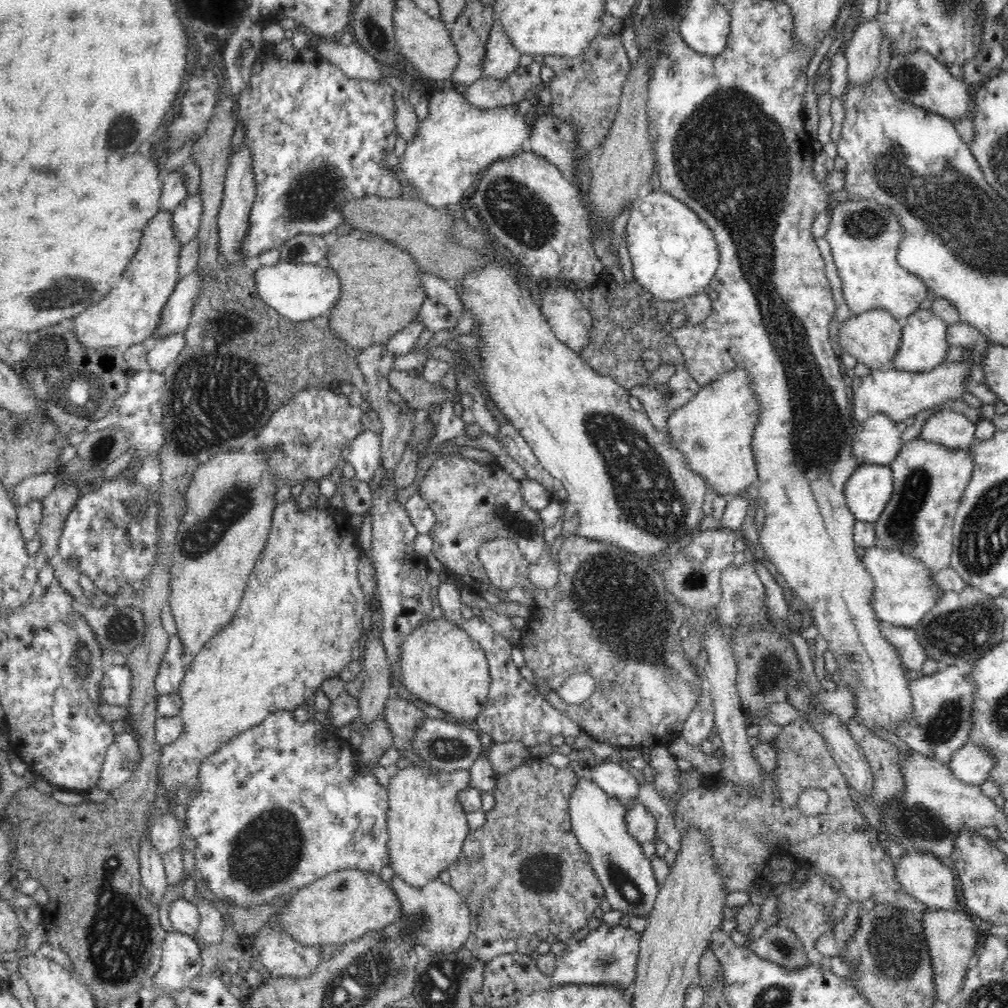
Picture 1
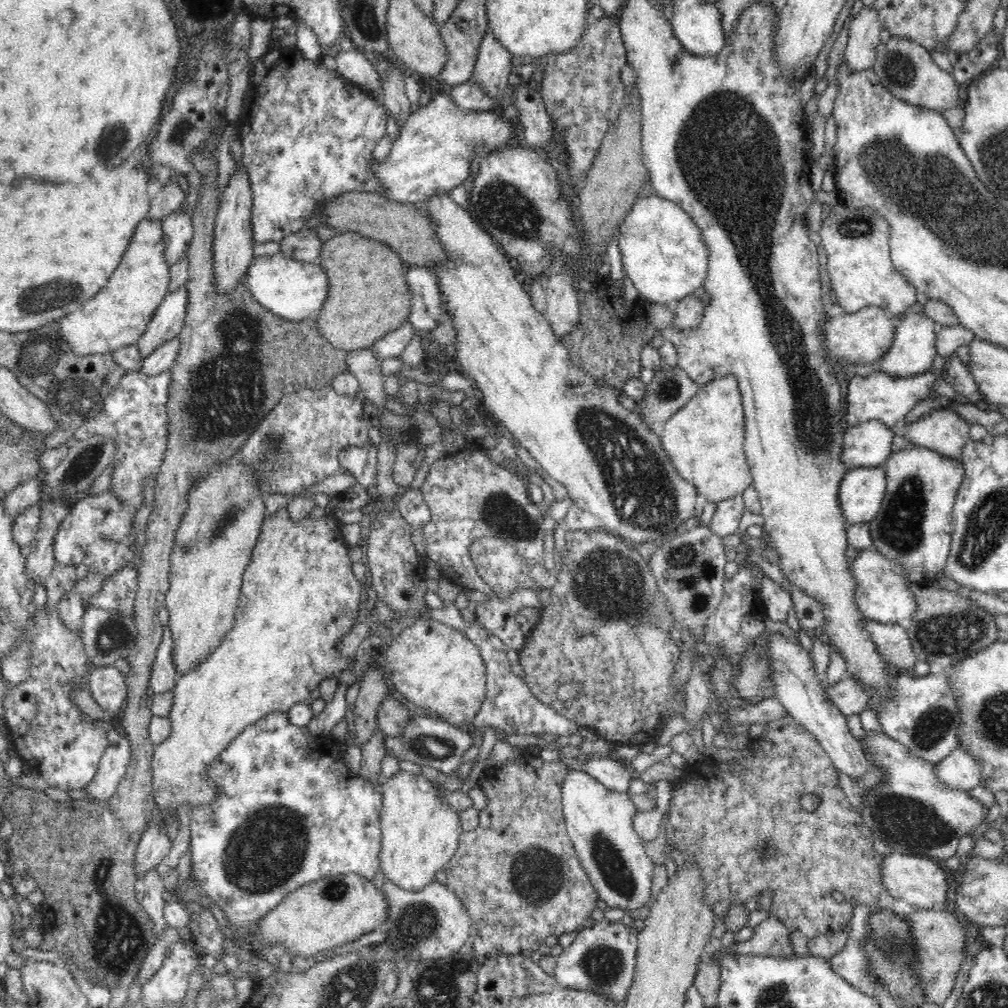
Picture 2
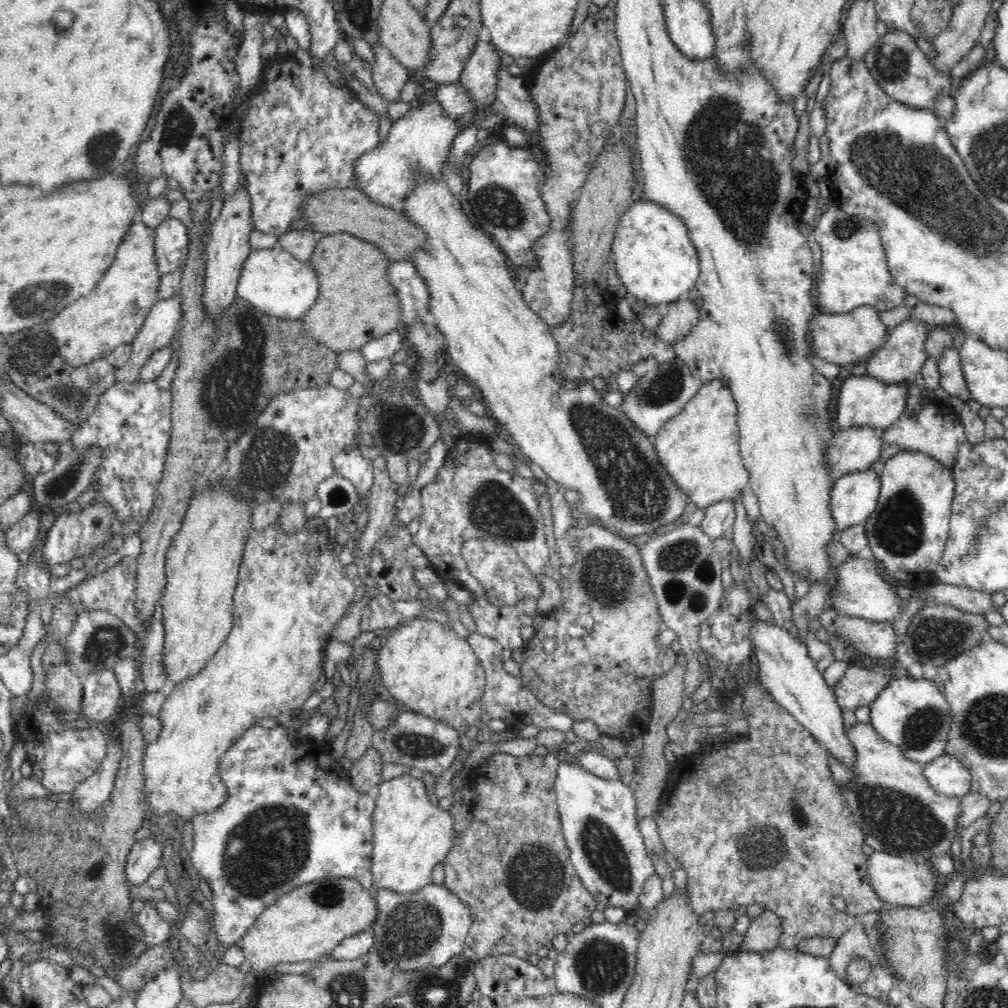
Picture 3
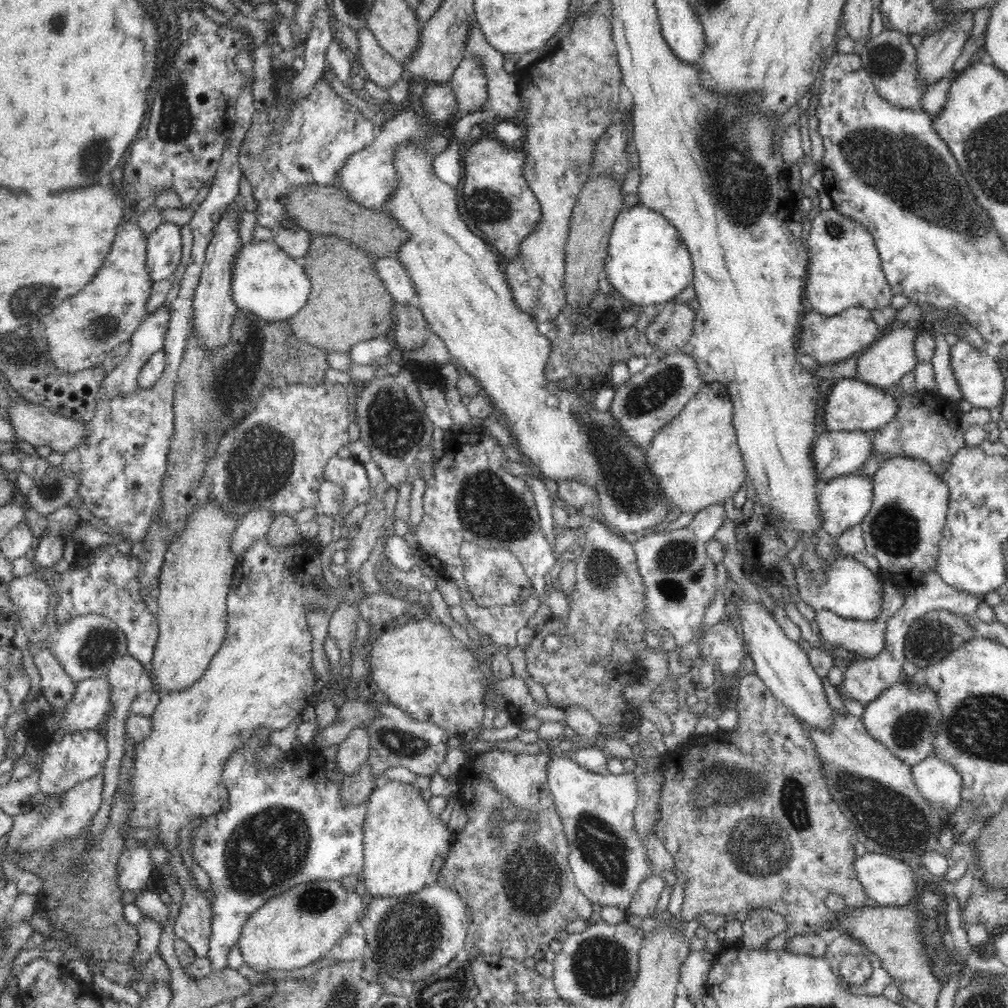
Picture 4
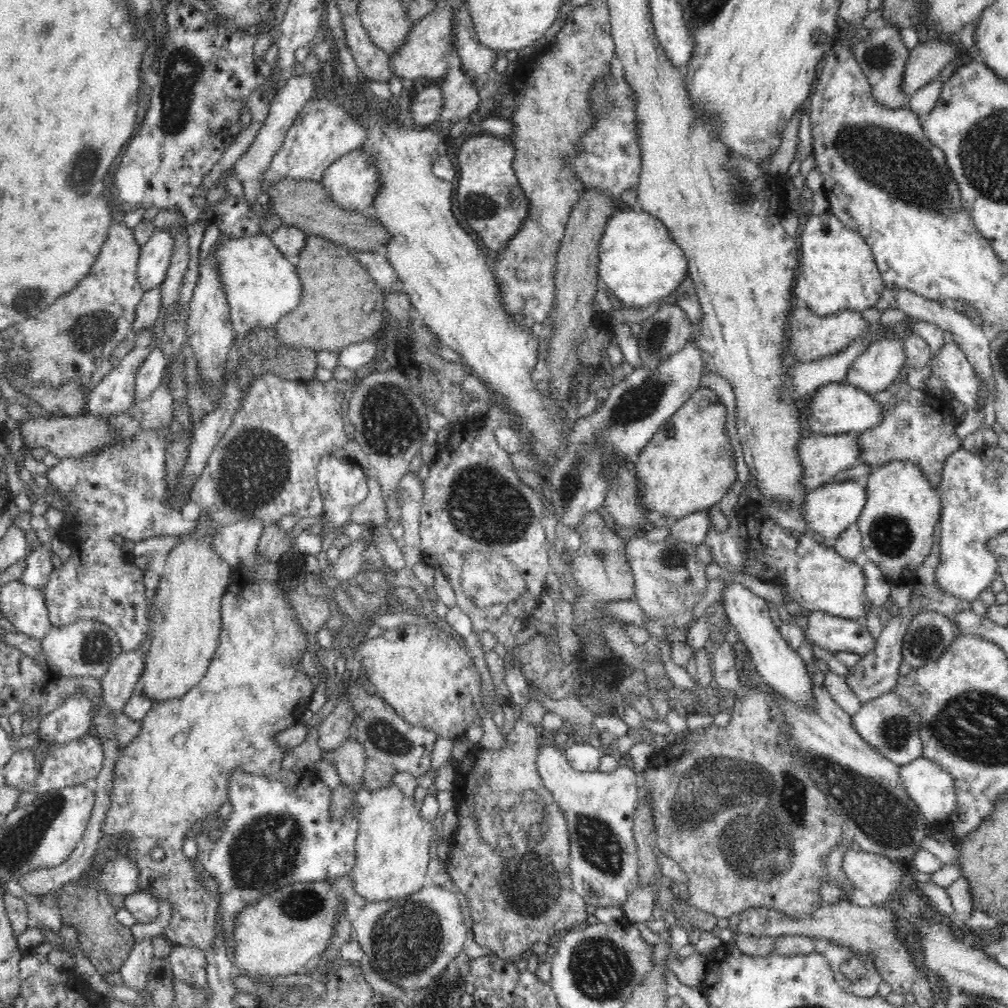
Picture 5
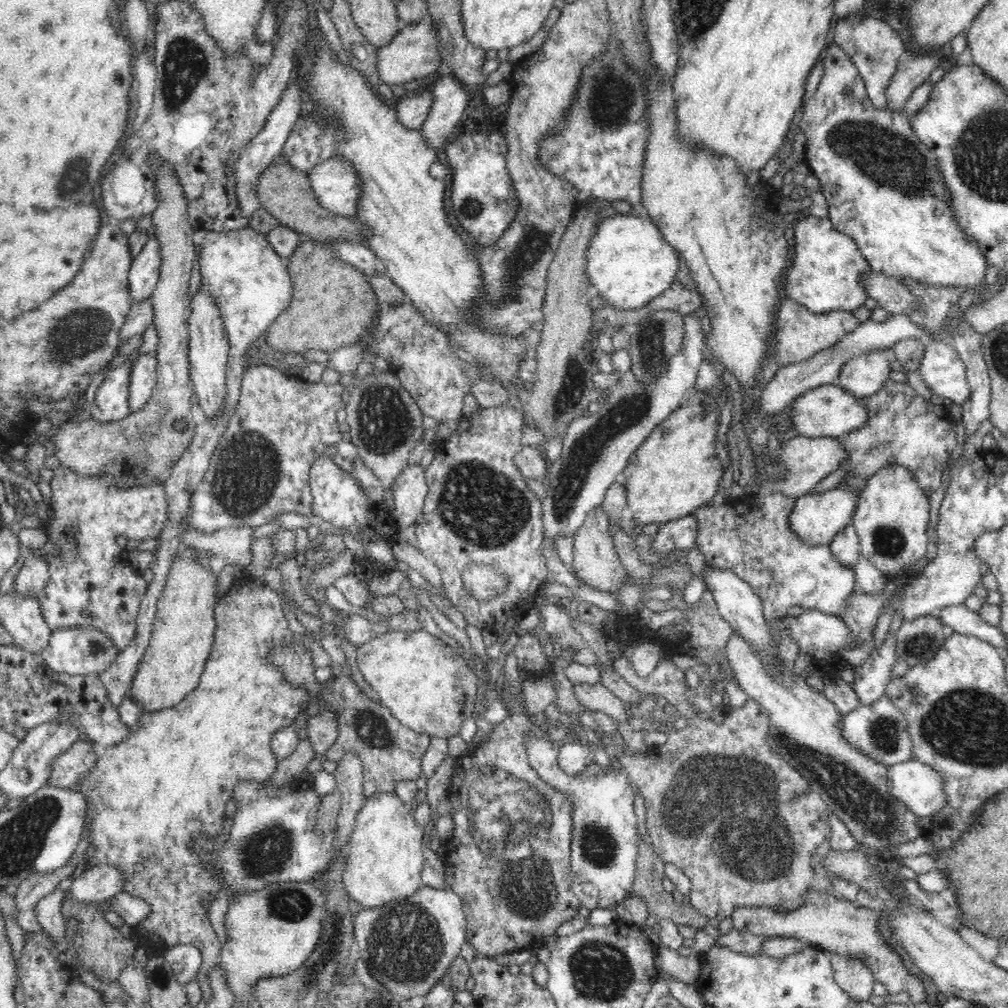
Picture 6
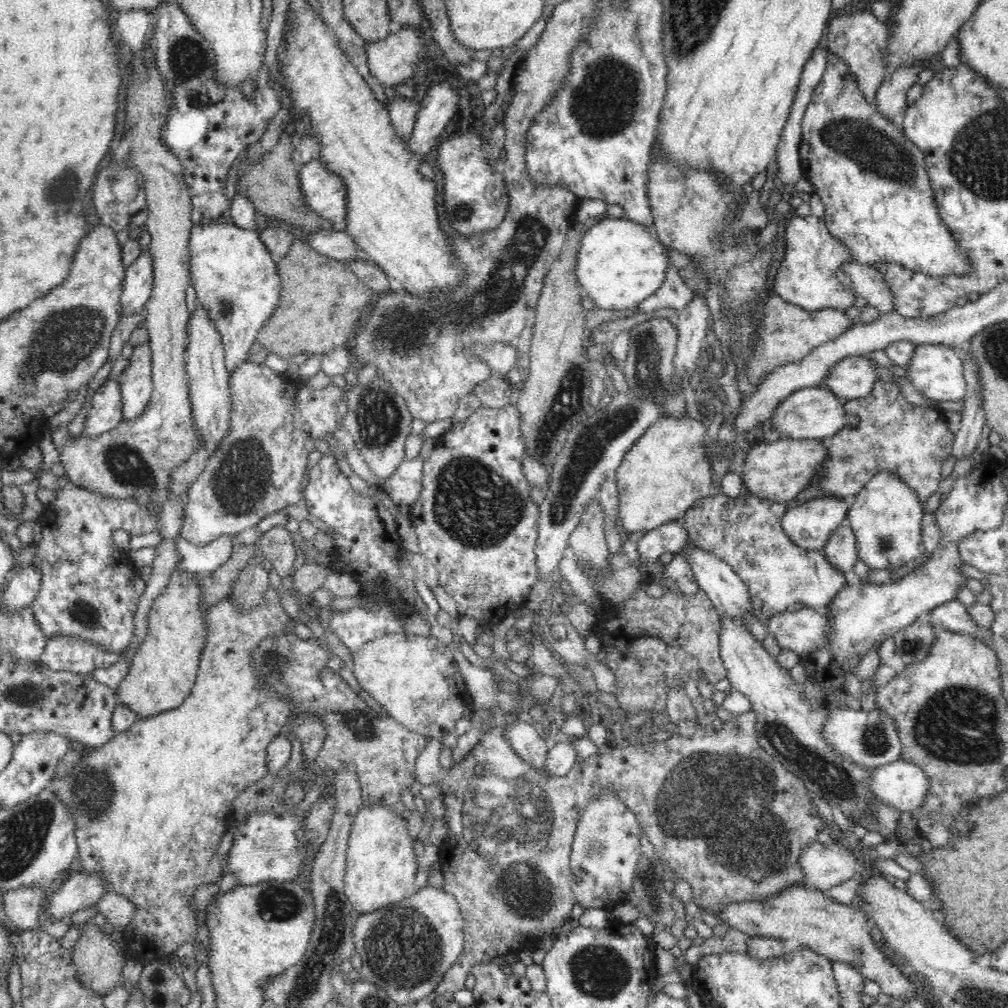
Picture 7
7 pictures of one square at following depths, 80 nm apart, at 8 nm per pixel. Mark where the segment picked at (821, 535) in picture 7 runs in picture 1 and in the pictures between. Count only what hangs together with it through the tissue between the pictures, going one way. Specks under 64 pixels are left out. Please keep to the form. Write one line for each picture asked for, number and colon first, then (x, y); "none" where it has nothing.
1: (867, 492)
2: (861, 492)
3: (853, 498)
4: (843, 502)
5: (829, 510)
6: (816, 517)

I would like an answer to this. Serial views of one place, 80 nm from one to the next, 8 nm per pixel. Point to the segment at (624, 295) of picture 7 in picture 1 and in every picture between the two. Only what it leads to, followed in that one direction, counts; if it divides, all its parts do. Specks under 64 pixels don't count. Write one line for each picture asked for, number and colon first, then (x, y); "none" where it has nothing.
1: (674, 254)
2: (662, 253)
3: (654, 258)
4: (647, 262)
5: (639, 262)
6: (628, 261)

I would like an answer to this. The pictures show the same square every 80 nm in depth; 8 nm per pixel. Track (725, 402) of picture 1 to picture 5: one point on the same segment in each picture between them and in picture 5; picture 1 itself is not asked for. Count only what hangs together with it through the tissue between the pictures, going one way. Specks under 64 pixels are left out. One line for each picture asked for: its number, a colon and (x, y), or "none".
2: (704, 440)
3: (699, 448)
4: (696, 459)
5: (688, 465)

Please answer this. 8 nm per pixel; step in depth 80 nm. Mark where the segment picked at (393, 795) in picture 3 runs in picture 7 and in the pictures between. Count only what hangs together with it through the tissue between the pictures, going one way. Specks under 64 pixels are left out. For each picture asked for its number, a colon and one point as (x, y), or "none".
4: (402, 838)
5: (393, 846)
6: (385, 861)
7: (381, 868)

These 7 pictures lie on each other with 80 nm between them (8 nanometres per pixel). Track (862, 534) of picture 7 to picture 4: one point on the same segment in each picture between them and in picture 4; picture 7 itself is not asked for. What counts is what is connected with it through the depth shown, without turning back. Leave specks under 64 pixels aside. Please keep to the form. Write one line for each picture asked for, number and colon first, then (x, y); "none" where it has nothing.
4: (902, 529)
5: (896, 524)
6: (891, 516)

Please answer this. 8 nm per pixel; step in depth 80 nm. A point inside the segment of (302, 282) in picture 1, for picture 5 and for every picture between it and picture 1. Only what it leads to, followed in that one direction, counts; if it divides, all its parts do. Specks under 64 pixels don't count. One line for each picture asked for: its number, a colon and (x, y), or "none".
2: (292, 289)
3: (273, 281)
4: (266, 282)
5: (261, 284)

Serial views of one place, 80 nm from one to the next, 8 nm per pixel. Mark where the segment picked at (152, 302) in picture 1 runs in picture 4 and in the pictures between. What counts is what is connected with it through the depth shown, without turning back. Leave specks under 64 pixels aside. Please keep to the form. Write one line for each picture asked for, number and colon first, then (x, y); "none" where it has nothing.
2: (117, 315)
3: (113, 313)
4: (80, 333)

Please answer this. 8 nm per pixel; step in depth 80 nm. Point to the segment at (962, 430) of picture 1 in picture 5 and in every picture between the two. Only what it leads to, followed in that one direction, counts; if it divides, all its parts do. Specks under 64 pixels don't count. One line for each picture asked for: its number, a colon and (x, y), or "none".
2: (946, 432)
3: (927, 432)
4: (914, 433)
5: (911, 431)

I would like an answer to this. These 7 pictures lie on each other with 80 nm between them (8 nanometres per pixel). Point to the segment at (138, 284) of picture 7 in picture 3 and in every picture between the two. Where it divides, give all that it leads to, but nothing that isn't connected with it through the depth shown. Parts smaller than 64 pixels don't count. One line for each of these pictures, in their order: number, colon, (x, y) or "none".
3: (171, 242)
4: (164, 246)
5: (155, 256)
6: (144, 273)

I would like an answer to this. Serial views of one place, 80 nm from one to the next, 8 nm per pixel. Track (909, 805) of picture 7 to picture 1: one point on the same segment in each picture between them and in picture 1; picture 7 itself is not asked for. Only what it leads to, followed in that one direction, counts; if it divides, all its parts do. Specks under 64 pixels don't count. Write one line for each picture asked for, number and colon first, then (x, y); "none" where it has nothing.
1: (972, 763)
2: (959, 769)
3: (948, 776)
4: (938, 782)
5: (931, 788)
6: (917, 785)

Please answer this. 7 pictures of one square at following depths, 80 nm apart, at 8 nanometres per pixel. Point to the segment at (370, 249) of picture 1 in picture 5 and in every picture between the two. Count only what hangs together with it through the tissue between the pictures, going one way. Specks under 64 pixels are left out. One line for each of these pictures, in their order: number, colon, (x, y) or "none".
2: (368, 297)
3: (357, 302)
4: (348, 303)
5: (341, 304)

